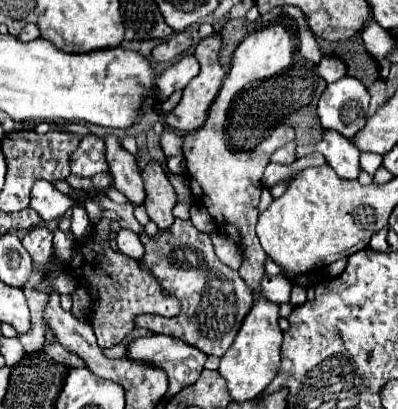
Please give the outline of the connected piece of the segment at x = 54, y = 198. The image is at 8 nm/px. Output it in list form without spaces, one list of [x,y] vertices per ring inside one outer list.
[[[38,181],[30,193],[30,207],[44,219],[44,221],[58,221],[72,205],[72,199],[60,193],[52,183]]]

